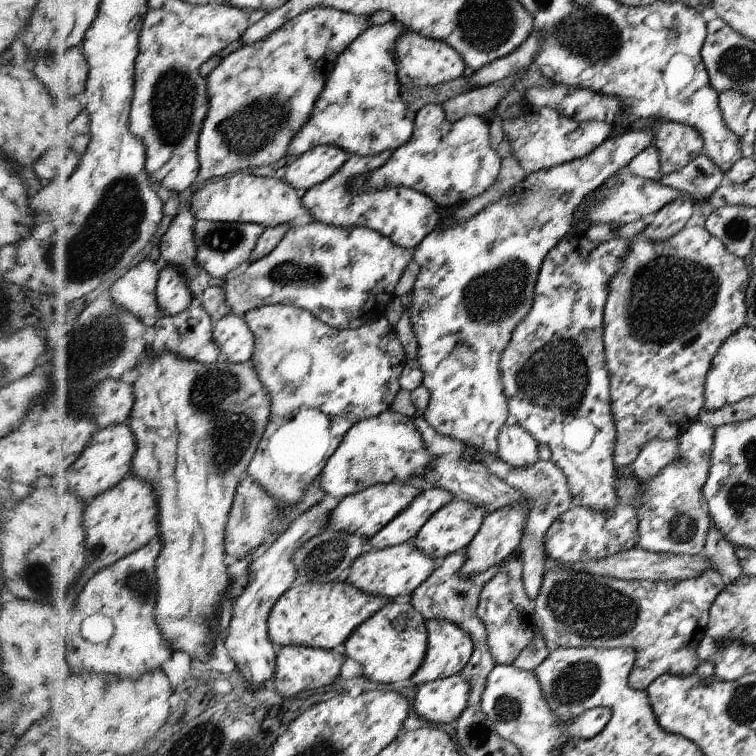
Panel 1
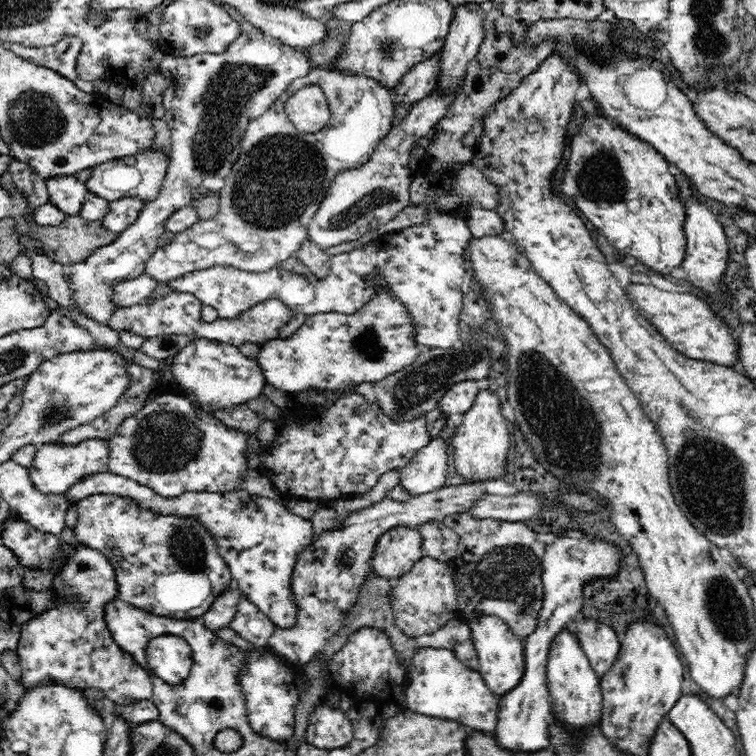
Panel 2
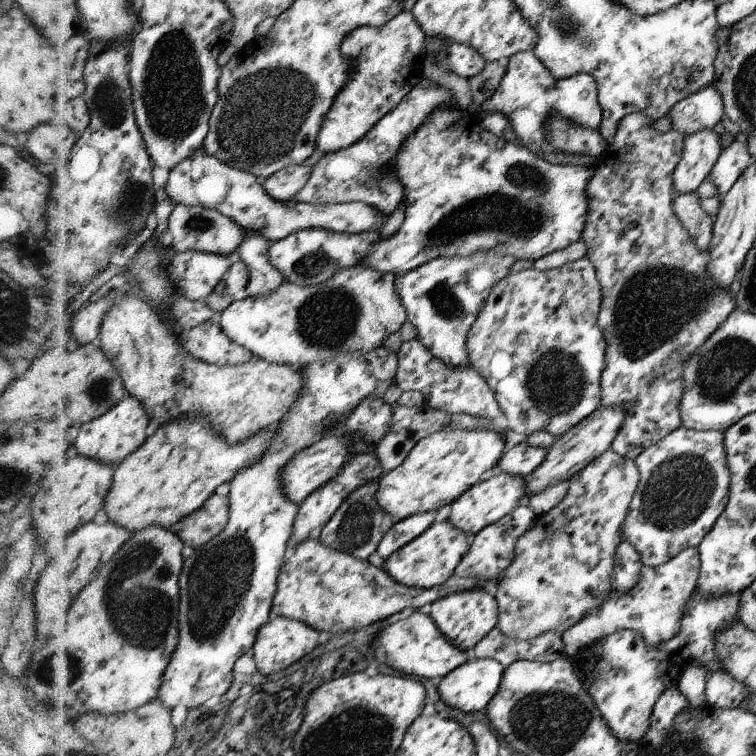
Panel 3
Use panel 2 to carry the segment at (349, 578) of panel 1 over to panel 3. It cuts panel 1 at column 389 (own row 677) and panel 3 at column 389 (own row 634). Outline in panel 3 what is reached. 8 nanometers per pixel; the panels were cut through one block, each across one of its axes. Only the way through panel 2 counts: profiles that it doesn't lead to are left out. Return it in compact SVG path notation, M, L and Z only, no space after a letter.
M447 520L436 522L426 533L392 554L391 558L383 562L382 569L407 587L429 589L442 585L454 574L459 562L466 556L467 550L472 546L471 538Z

